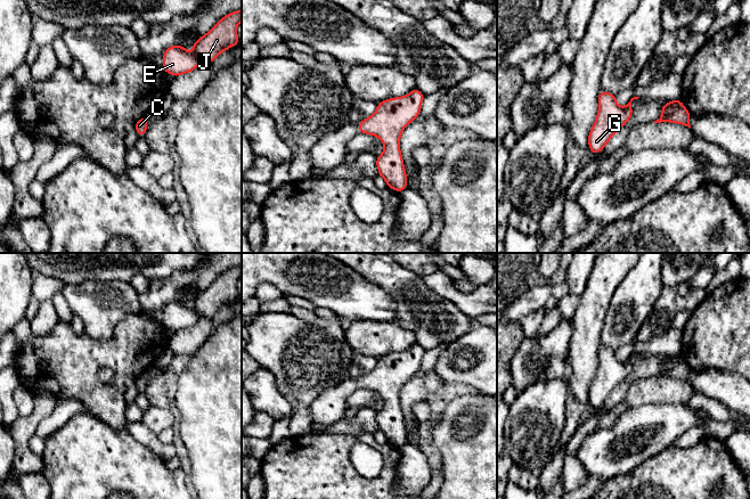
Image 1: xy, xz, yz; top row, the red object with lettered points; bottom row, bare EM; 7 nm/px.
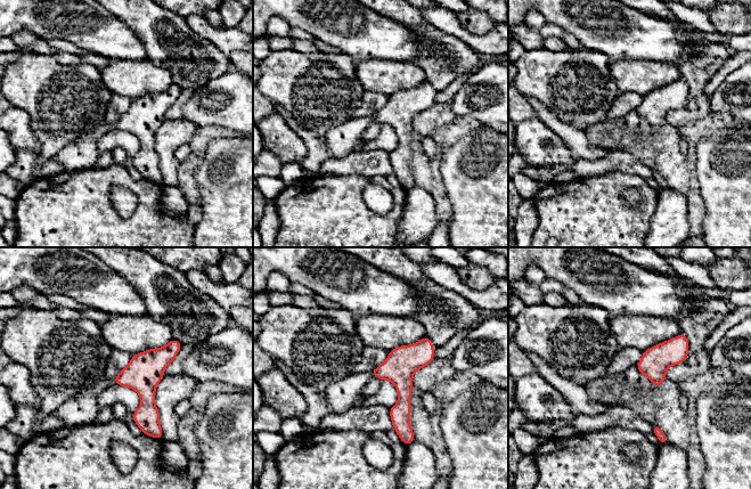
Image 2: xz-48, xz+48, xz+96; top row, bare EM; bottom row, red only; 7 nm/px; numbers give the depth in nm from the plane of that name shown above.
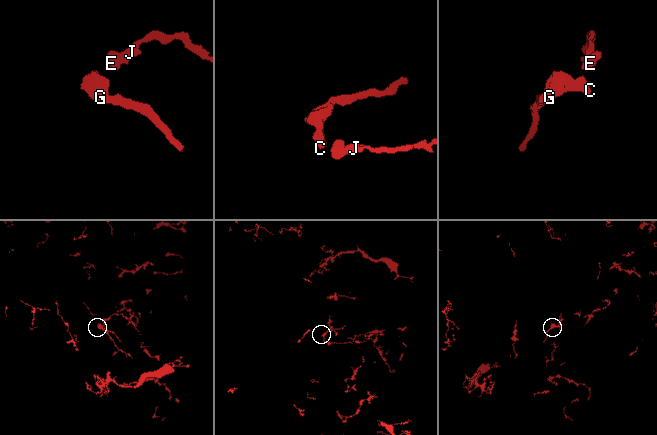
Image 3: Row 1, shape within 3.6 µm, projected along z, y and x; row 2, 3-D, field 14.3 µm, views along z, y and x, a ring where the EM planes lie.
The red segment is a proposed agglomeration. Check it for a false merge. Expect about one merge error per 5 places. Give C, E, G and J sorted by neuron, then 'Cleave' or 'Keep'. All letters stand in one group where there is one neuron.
Groups: C E G J. Keep

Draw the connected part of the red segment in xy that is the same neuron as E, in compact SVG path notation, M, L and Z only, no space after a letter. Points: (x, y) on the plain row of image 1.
M242 264L223 271L206 289L193 298L193 308L185 302L169 302L163 312L164 327L179 332L193 327L199 318L212 317L225 305L239 298L237 280L242 277Z

